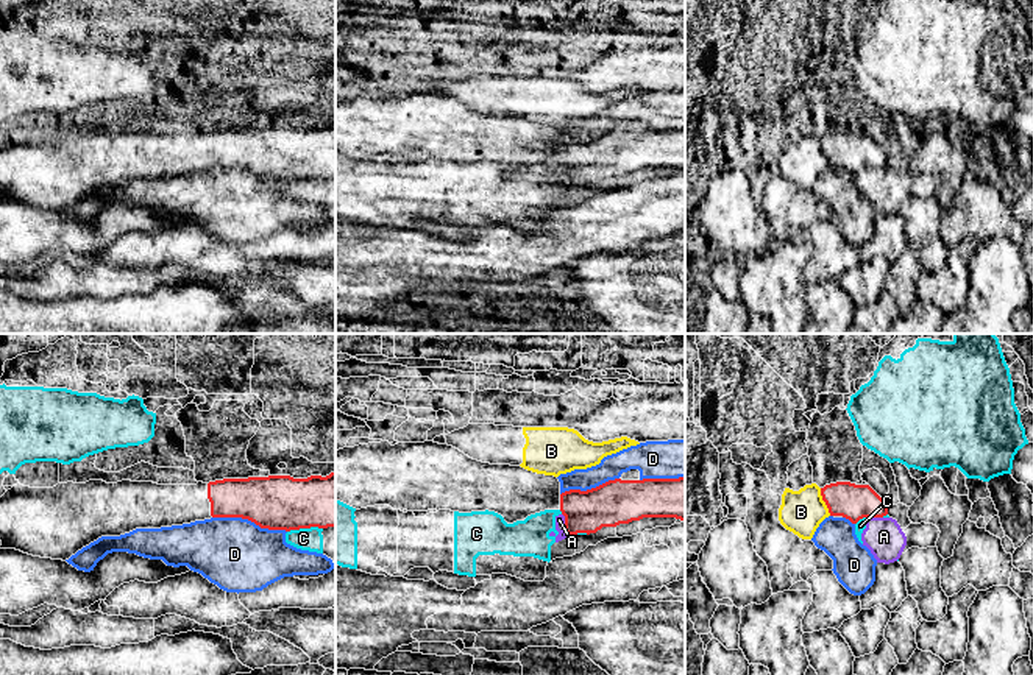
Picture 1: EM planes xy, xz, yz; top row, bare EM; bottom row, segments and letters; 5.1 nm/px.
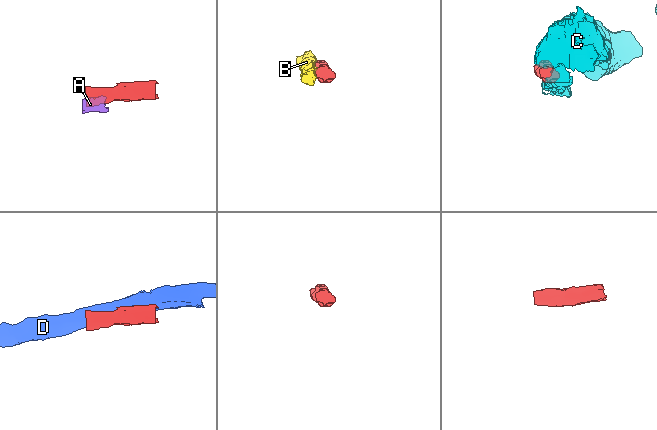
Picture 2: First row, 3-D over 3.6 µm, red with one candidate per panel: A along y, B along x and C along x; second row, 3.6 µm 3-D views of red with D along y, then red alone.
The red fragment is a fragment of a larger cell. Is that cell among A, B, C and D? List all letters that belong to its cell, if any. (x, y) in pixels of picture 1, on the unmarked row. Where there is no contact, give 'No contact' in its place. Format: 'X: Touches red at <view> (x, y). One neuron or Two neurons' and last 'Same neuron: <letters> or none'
A: Touches red at xz (565, 176). Two neurons
B: Touches red at yz (824, 151). Two neurons
C: Touches red at xy (305, 178). Two neurons
D: Touches red at xy (250, 170). Two neurons
Same neuron: none

